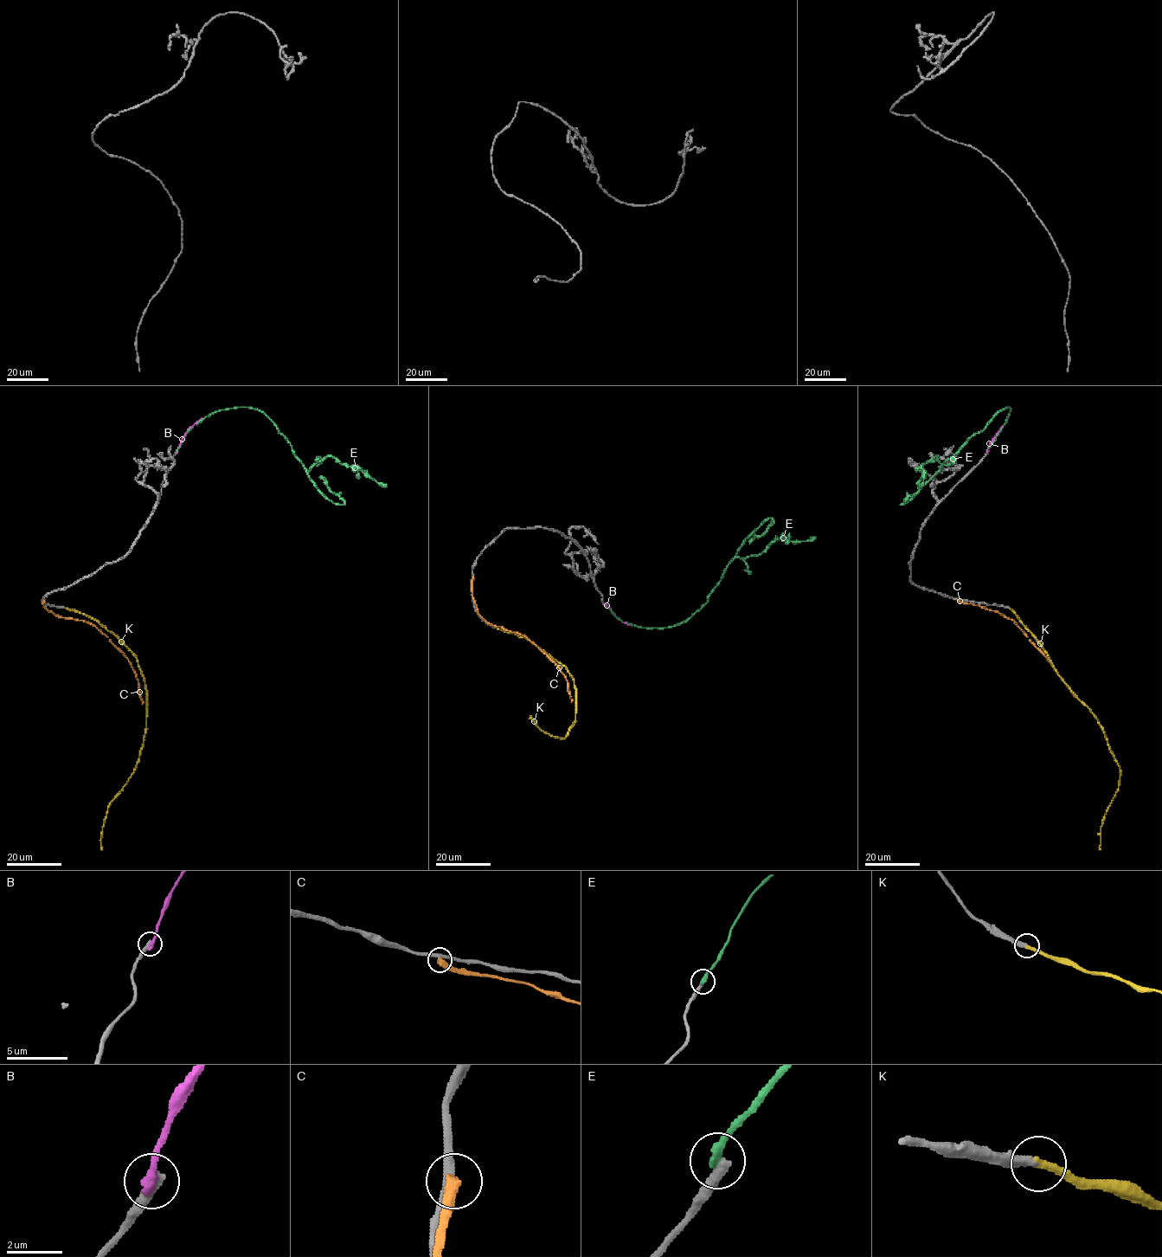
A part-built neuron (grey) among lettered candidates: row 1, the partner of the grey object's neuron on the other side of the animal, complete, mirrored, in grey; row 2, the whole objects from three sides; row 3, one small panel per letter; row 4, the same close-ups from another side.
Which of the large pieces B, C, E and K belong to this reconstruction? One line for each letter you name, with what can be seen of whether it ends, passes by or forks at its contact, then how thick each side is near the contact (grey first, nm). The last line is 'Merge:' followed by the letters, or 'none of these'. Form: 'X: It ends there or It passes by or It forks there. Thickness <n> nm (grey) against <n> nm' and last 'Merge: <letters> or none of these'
K: It ends there. Thickness 340 nm (grey) against 320 nm
Merge: K

